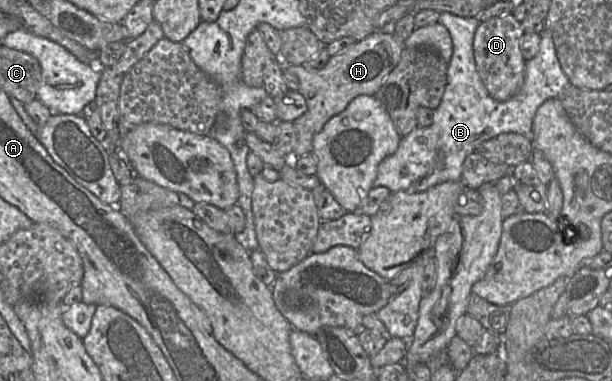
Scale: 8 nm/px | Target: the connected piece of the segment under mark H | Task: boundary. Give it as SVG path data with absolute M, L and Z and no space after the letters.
M375 31L363 40L356 41L344 51L330 56L322 68L306 69L303 64L289 69L298 77L298 92L304 97L306 111L292 123L296 131L296 143L292 157L304 156L312 151L313 136L335 115L342 112L358 95L373 96L385 77L397 65L405 47L393 34Z

